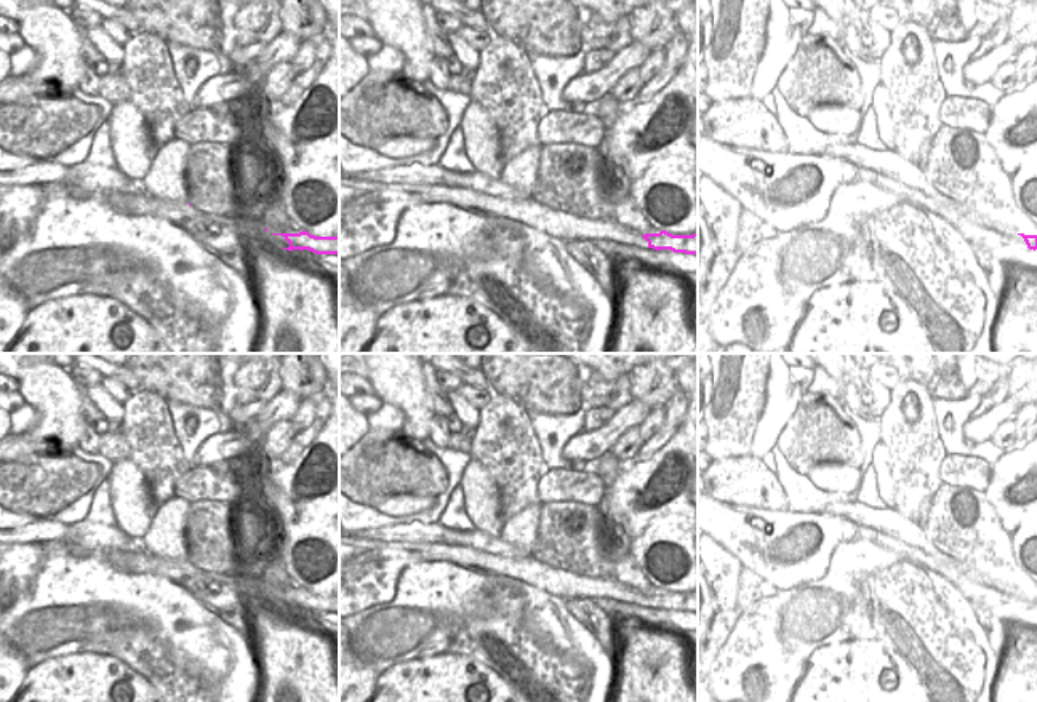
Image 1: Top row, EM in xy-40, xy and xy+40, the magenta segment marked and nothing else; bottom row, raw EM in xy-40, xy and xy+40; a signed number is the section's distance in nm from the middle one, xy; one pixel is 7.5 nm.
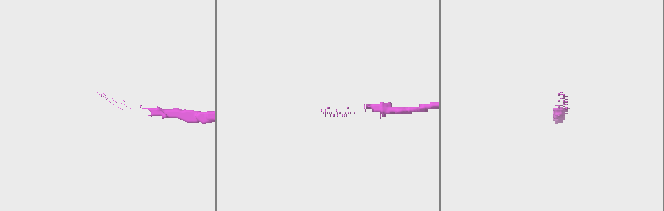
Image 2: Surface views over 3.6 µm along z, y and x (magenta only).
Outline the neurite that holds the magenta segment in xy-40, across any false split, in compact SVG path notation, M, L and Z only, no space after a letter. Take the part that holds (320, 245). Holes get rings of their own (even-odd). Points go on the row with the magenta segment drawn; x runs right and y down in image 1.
M106 192L93 195L96 200L130 216L154 216L163 221L173 217L190 217L195 222L218 224L234 232L238 240L253 240L288 251L309 249L315 254L339 254L339 237L315 237L302 230L299 233L269 233L267 227L258 221L235 221L230 216L205 214L189 203L166 201L147 195L131 195L128 192Z

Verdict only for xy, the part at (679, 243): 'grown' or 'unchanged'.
grown

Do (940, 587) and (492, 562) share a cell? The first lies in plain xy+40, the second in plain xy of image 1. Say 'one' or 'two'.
one

